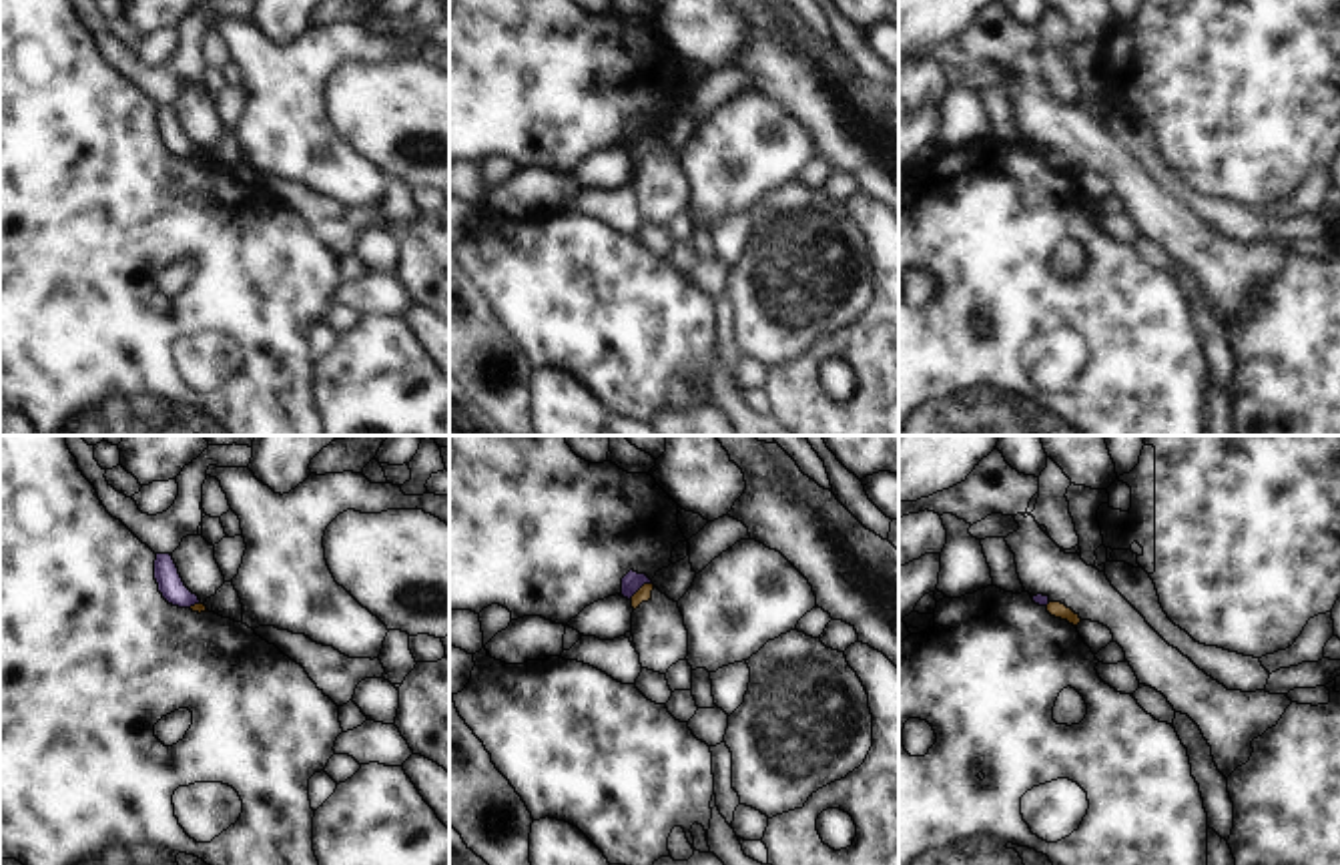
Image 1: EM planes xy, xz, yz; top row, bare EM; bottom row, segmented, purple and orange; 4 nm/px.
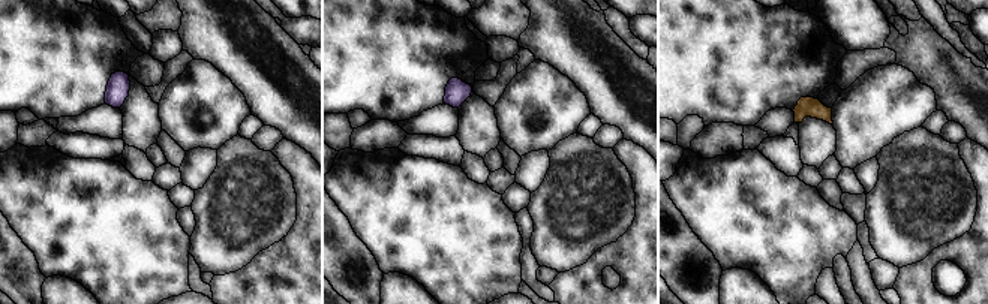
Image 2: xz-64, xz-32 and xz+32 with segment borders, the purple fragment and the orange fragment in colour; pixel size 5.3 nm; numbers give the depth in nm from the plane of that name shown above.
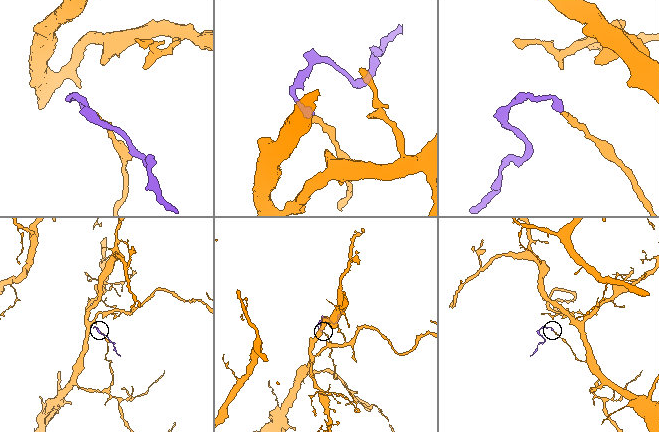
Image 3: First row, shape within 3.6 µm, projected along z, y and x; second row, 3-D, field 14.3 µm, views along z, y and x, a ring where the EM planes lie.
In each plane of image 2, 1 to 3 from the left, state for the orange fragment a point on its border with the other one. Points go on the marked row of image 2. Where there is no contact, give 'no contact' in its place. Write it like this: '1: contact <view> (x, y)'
1: no contact
2: no contact
3: no contact

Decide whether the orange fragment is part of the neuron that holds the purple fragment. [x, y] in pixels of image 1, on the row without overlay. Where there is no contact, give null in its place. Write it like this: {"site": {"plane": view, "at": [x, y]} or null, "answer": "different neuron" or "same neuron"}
{"site": {"plane": "xz", "at": [638, 139]}, "answer": "different neuron"}

